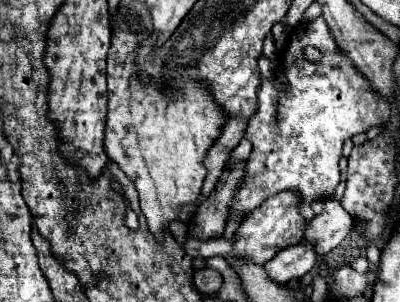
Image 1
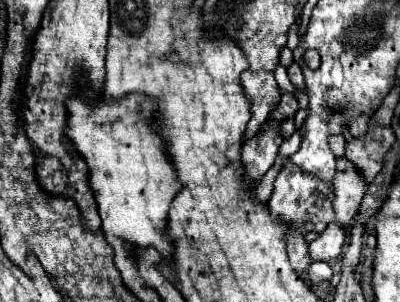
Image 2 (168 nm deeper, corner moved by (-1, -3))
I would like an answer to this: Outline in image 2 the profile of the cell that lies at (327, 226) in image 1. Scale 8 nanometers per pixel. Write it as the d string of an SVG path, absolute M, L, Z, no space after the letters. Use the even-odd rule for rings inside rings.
M340 157L336 161L336 179L334 179L334 211L336 211L336 221L348 225L348 221L356 215L362 197L366 193L364 179L360 179L360 173L352 163L346 161L346 157Z

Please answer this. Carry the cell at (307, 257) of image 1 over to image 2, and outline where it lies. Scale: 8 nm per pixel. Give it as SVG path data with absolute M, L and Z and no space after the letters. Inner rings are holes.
M330 223L326 231L320 233L316 241L310 243L310 257L312 261L332 261L340 255L342 245L346 239L346 227L340 227L340 223Z

